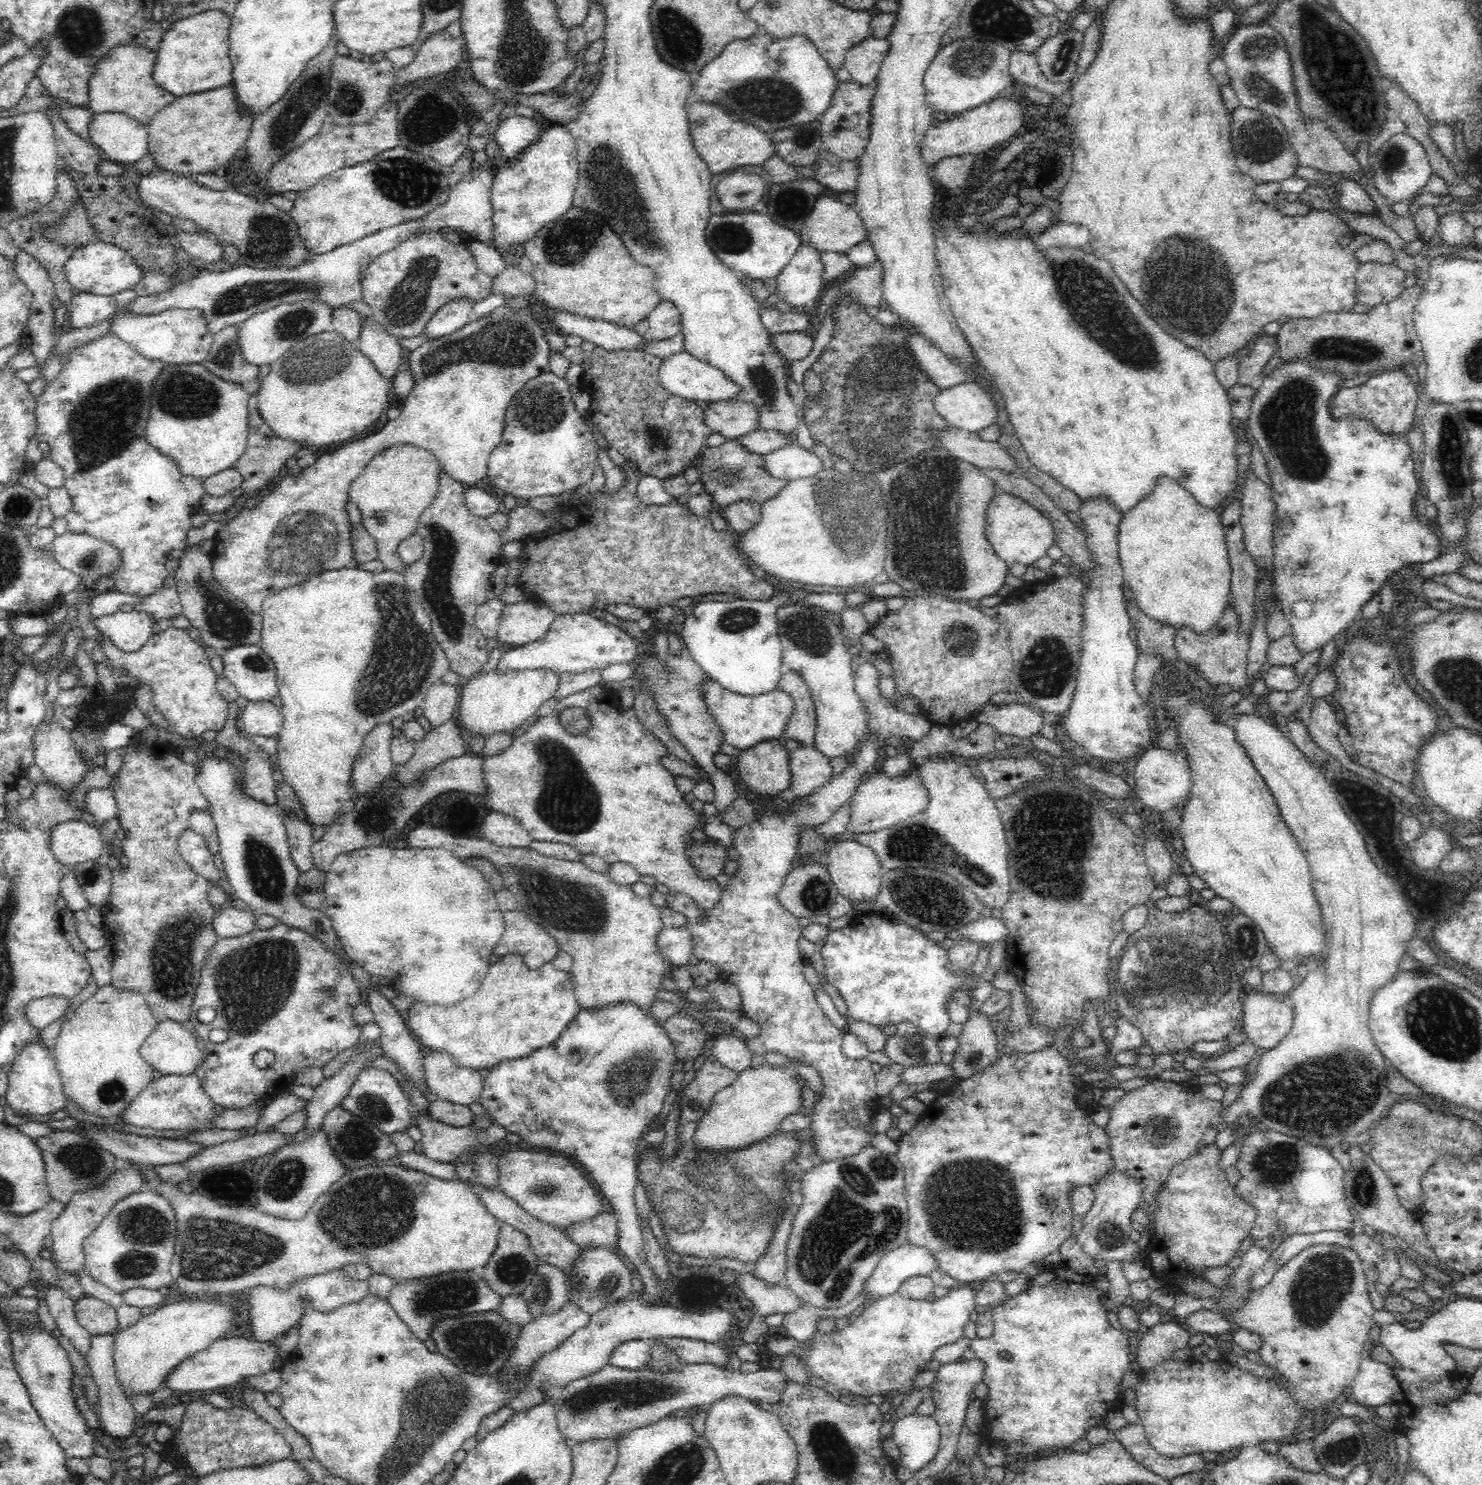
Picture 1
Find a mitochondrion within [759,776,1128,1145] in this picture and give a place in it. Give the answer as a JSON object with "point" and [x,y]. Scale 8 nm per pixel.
{"point":[1053,834]}

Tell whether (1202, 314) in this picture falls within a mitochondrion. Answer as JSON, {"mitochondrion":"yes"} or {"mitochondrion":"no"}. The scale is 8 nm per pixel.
{"mitochondrion":"yes"}

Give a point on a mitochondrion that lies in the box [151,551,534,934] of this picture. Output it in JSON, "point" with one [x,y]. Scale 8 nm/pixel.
{"point":[404,656]}

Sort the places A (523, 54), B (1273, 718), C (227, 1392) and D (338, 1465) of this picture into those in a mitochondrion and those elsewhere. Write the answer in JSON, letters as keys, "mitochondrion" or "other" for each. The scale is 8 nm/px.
{"A":"mitochondrion","B":"other","C":"other","D":"other"}

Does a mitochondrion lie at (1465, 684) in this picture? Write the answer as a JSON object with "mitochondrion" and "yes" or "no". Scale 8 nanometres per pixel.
{"mitochondrion":"yes"}

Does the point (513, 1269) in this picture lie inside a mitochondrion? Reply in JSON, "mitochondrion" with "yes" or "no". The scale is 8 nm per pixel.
{"mitochondrion":"yes"}

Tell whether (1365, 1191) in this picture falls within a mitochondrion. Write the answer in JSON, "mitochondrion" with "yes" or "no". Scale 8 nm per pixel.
{"mitochondrion":"yes"}

